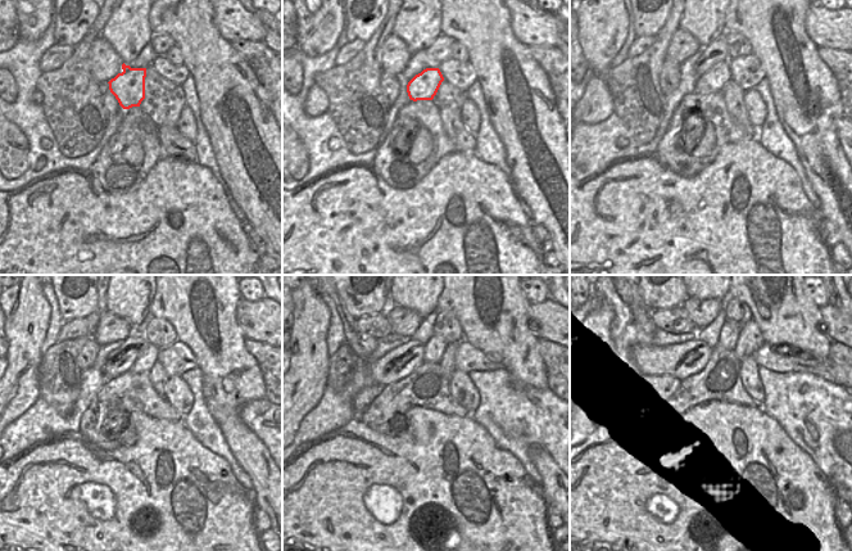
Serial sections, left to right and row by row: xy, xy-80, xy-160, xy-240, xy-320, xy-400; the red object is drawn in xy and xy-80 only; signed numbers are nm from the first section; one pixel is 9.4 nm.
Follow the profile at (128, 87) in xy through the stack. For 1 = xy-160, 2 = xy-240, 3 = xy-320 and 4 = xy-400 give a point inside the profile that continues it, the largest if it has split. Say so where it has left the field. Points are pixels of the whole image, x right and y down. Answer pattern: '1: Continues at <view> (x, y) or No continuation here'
1: Continues at xy-160 (719, 75)
2: Continues at xy-240 (148, 357)
3: Continues at xy-320 (434, 349)
4: Continues at xy-400 (728, 338)

